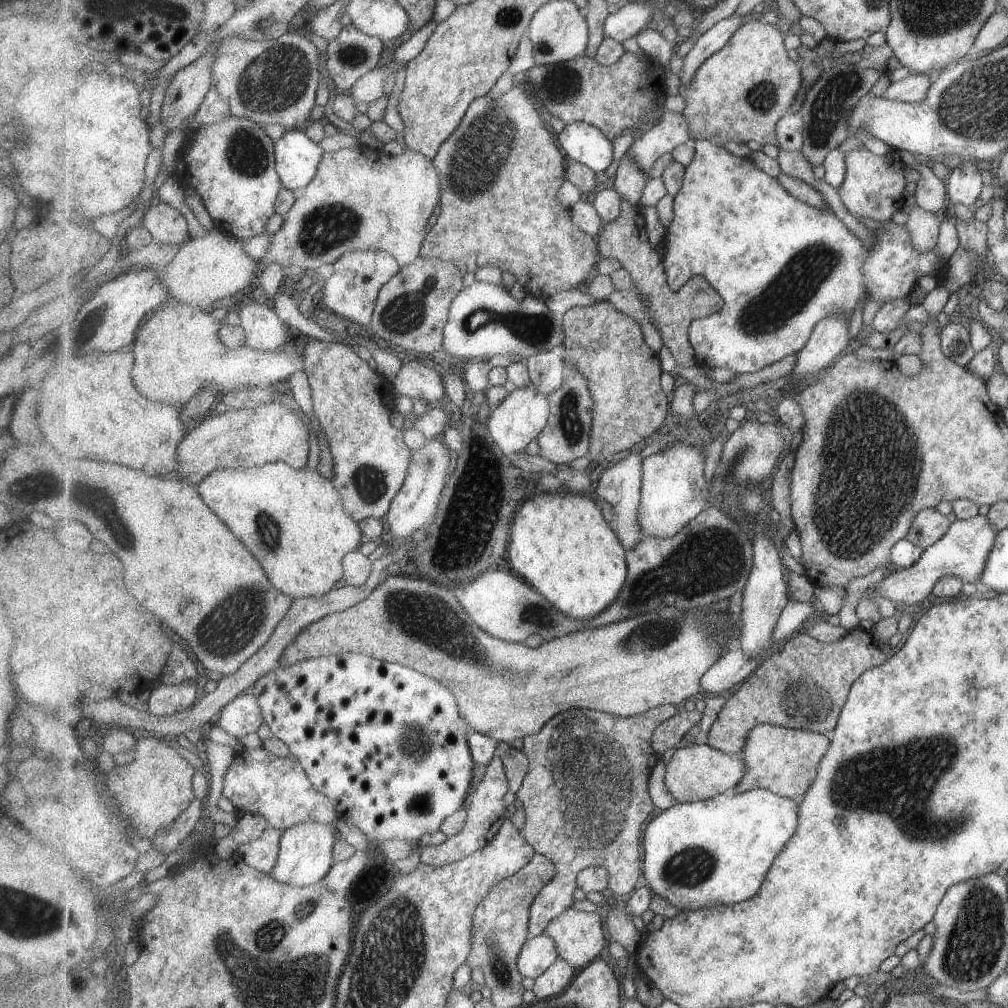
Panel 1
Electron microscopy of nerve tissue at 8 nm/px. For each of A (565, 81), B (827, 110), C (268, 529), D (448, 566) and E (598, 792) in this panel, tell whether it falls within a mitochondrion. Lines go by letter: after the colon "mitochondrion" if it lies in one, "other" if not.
A: mitochondrion
B: mitochondrion
C: mitochondrion
D: other
E: mitochondrion

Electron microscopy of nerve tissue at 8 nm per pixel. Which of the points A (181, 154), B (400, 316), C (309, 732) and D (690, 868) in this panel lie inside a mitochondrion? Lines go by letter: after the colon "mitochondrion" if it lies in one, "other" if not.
A: other
B: mitochondrion
C: other
D: mitochondrion

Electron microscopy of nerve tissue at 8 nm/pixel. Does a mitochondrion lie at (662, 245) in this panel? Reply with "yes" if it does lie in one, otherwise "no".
no

